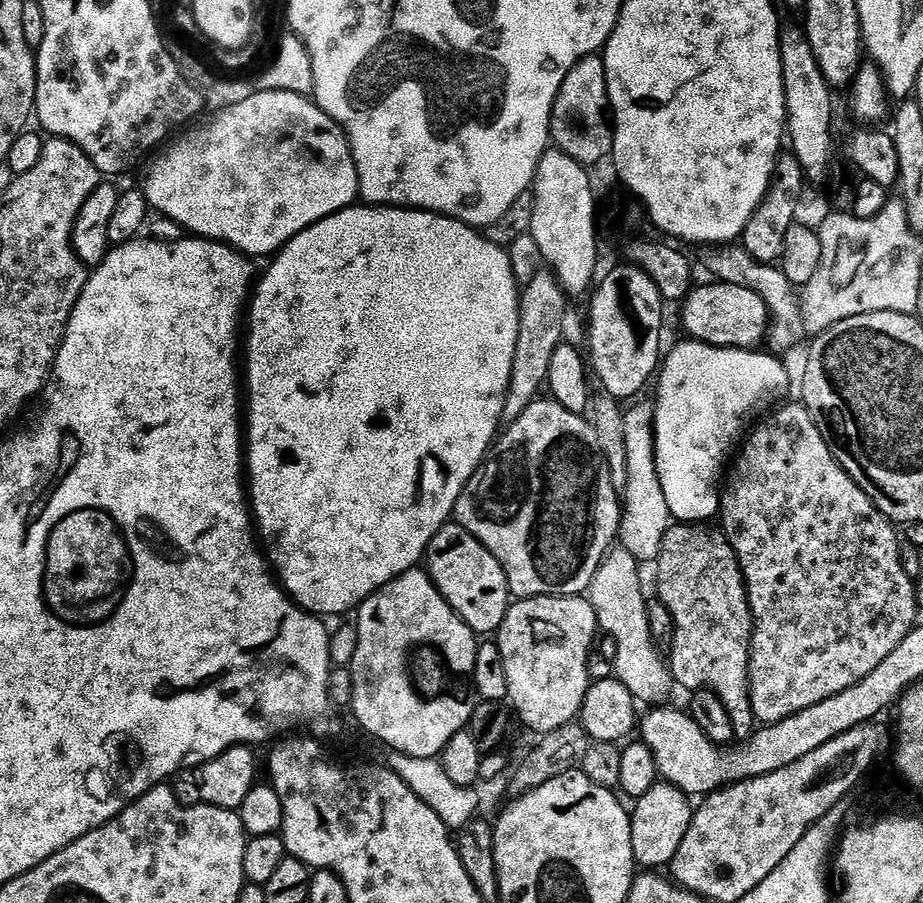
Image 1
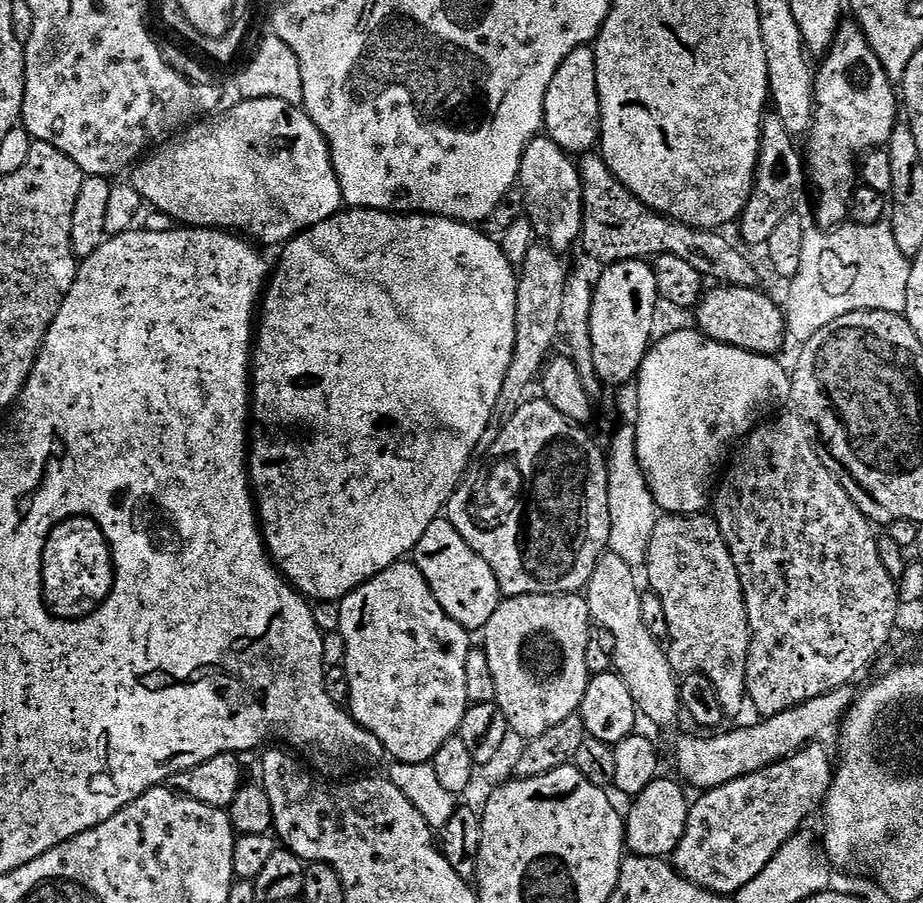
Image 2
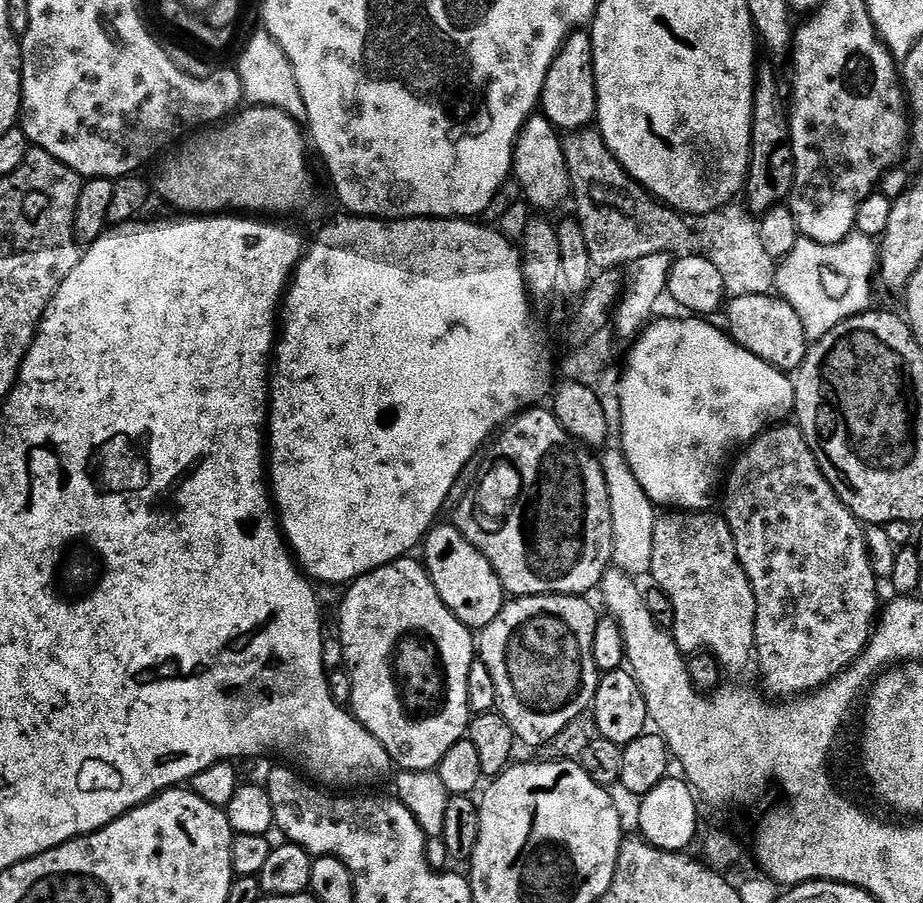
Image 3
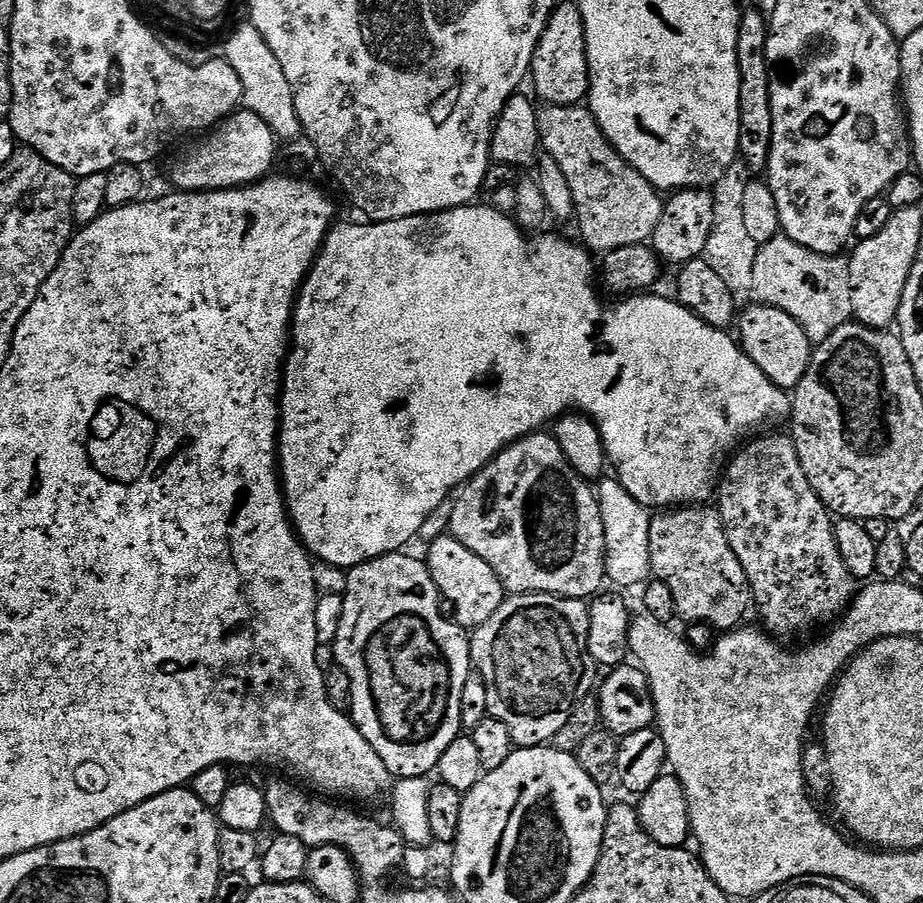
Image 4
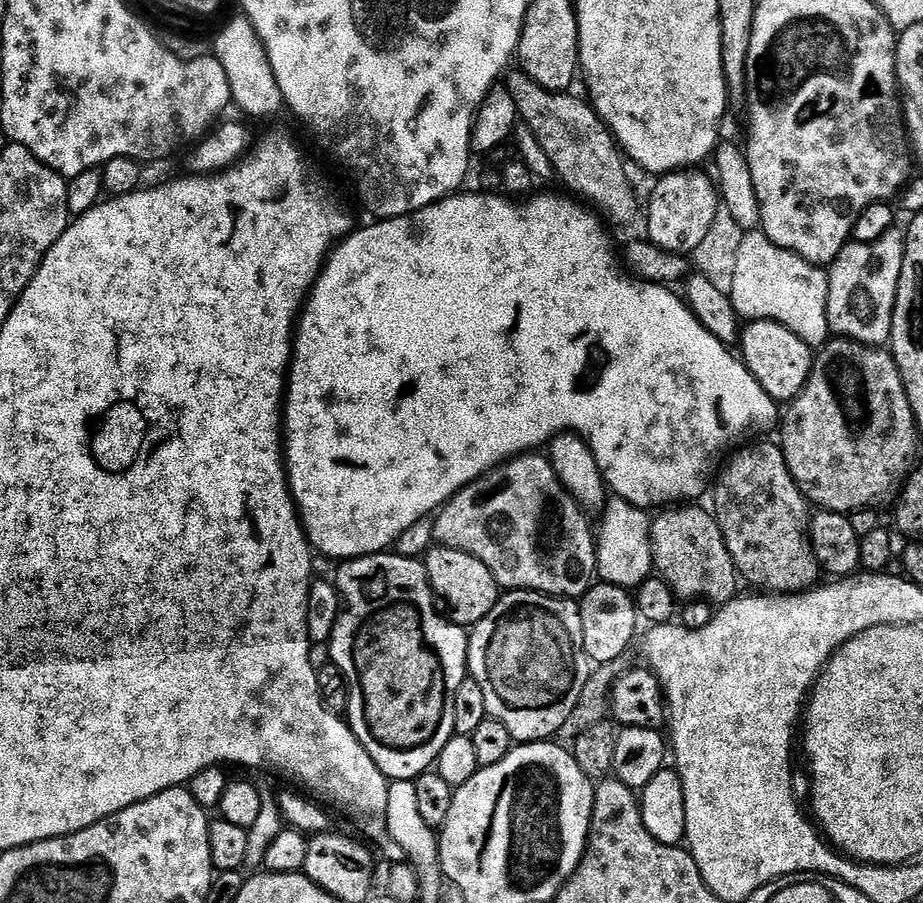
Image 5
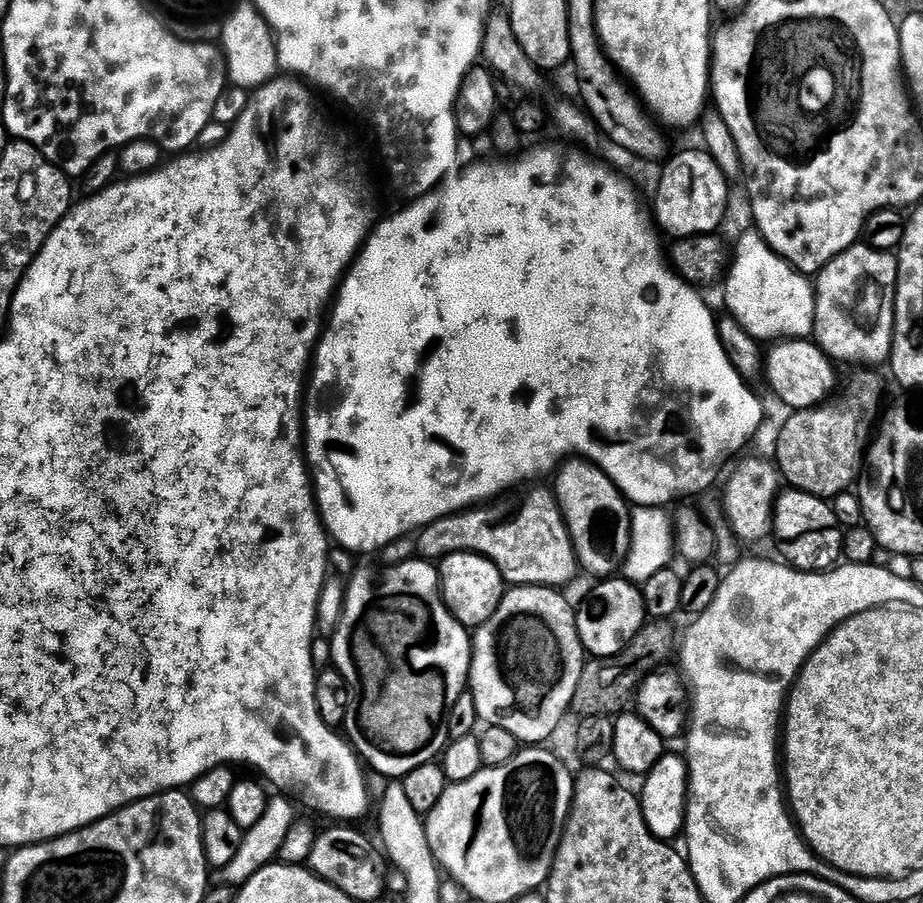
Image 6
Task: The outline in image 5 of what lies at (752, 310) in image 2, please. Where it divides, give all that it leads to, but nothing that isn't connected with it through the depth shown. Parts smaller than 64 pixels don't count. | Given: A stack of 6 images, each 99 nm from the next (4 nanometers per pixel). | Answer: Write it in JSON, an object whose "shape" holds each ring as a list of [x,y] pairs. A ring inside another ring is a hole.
{"shape":[[[754,320],[742,332],[742,359],[754,378],[777,402],[791,402],[800,395],[814,367],[814,352],[806,341],[772,320]]]}

